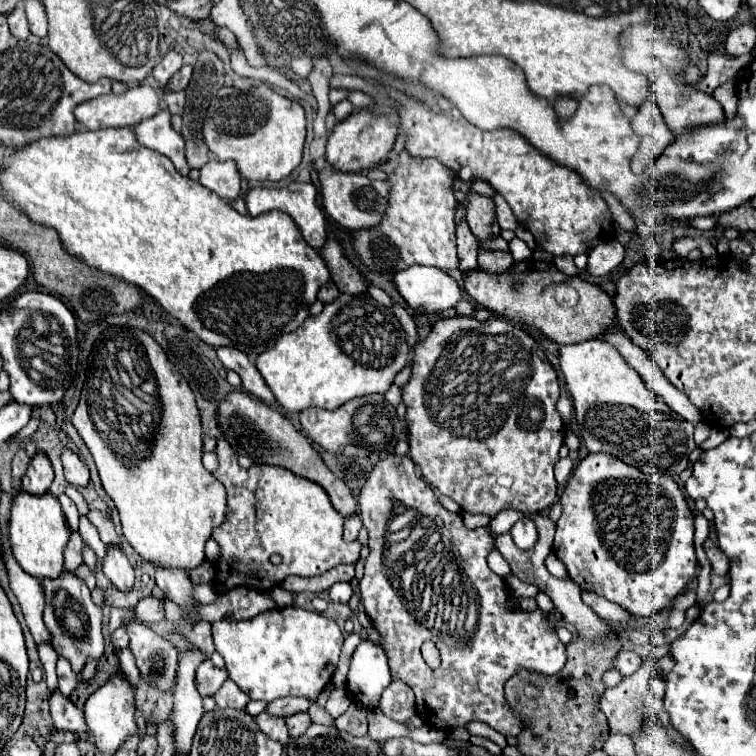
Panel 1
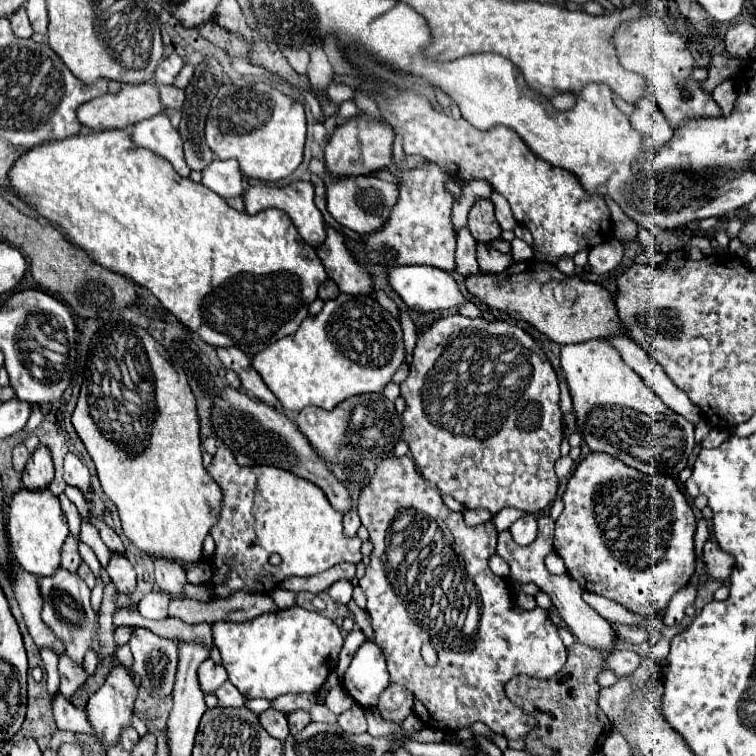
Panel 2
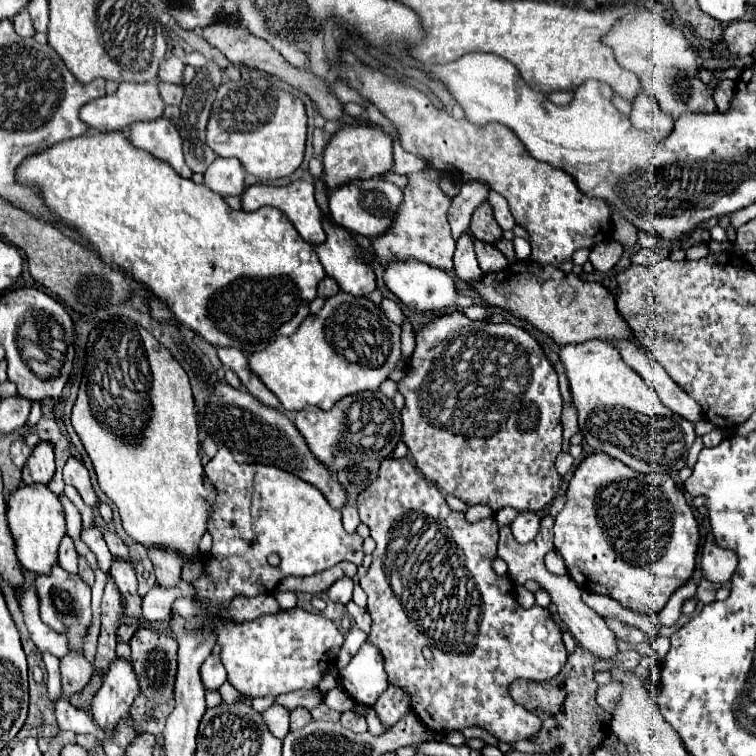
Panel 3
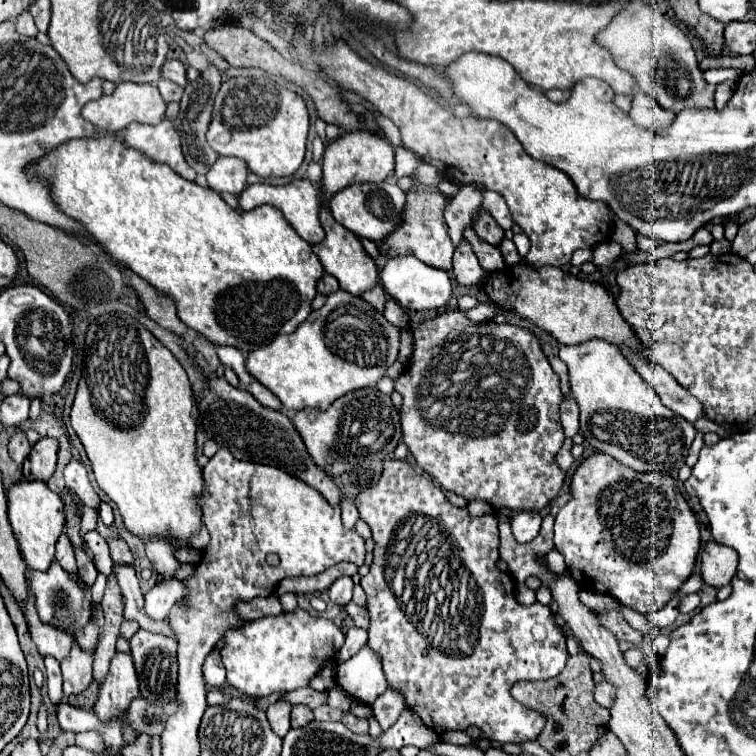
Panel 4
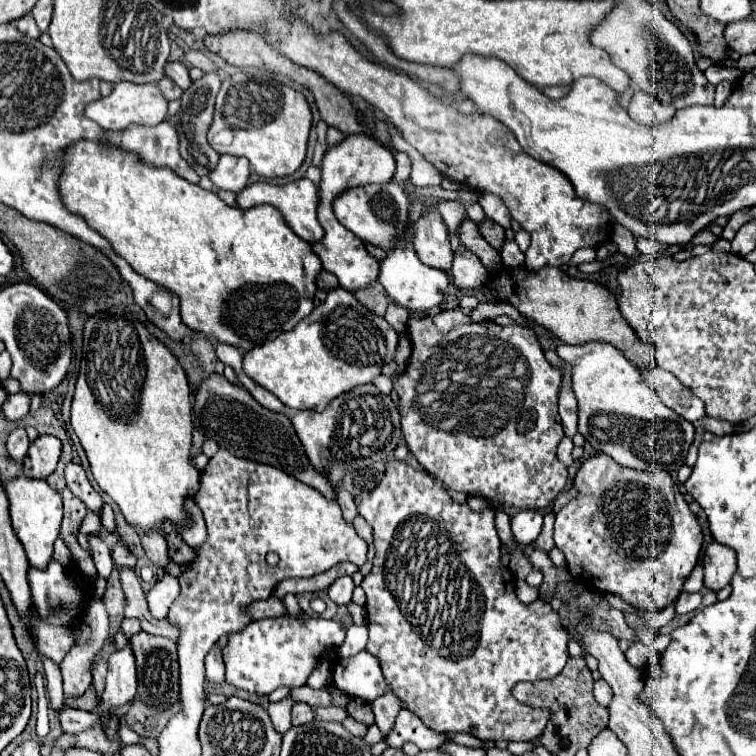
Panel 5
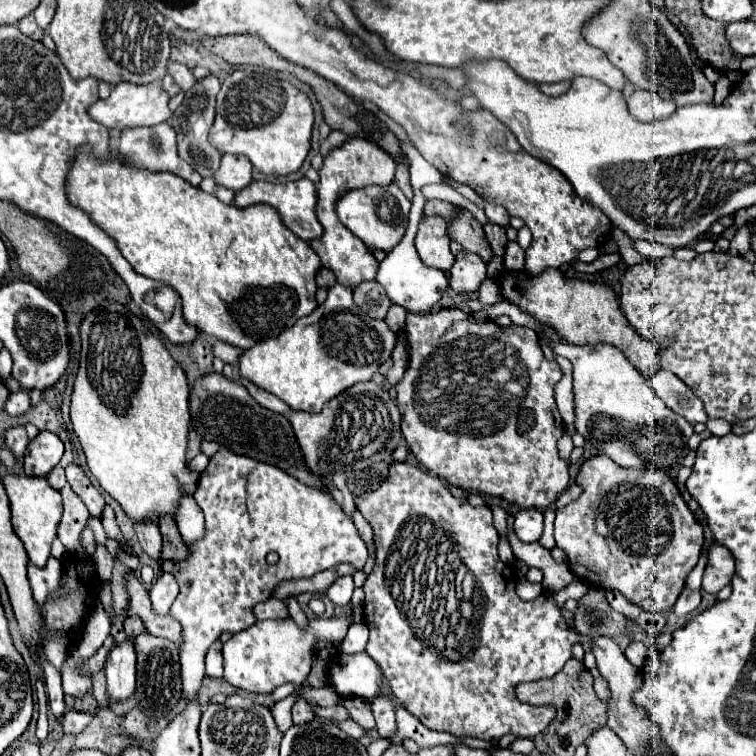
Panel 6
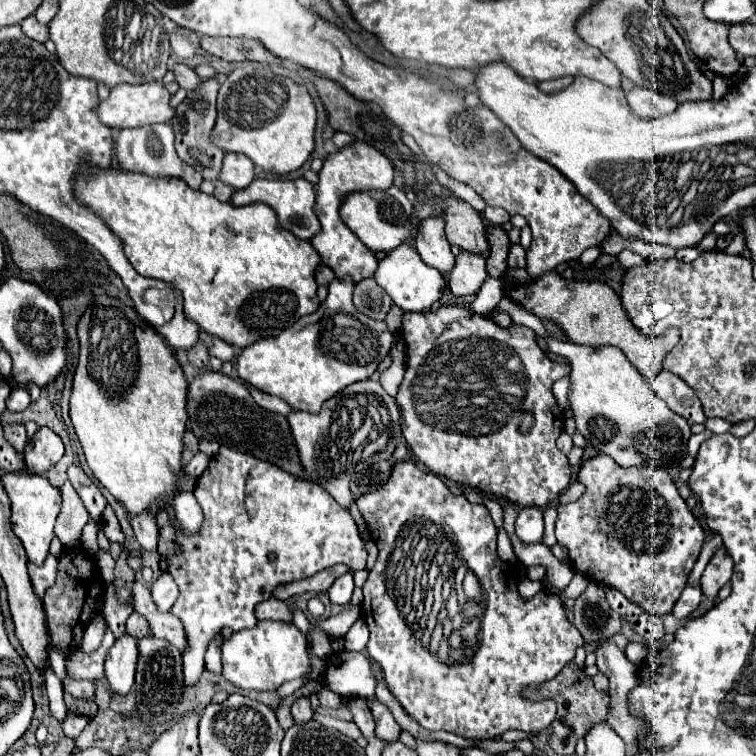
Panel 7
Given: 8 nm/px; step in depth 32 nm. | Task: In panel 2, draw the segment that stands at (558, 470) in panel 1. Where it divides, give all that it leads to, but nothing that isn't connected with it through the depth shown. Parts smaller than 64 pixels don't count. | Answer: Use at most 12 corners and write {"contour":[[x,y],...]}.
{"contour":[[570,456],[556,460],[556,476],[564,480],[574,460]]}

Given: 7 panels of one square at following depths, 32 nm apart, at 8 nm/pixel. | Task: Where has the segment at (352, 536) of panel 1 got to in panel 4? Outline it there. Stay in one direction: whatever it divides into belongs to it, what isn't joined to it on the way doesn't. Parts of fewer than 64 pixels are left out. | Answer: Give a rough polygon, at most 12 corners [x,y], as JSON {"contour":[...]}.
{"contour":[[342,500],[342,522],[352,530],[358,522],[358,510],[348,500]]}

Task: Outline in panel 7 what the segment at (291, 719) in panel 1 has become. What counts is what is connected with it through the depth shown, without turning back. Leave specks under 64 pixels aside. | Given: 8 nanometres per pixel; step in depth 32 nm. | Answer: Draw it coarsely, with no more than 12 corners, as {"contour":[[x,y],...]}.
{"contour":[[306,696],[292,704],[294,722],[312,720],[314,712]]}

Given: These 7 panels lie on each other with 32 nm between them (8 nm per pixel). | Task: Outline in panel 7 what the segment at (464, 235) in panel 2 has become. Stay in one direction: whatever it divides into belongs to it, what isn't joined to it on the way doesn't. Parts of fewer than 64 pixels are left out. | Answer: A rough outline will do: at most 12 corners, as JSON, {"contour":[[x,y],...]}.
{"contour":[[462,250],[448,288],[470,296],[488,278],[486,260]]}

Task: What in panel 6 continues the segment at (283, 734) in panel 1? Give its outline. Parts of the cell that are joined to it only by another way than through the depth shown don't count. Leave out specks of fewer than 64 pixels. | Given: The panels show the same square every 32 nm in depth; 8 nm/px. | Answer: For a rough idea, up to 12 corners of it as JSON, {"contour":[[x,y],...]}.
{"contour":[[298,694],[270,706],[276,726],[286,732],[292,726],[290,708]]}

